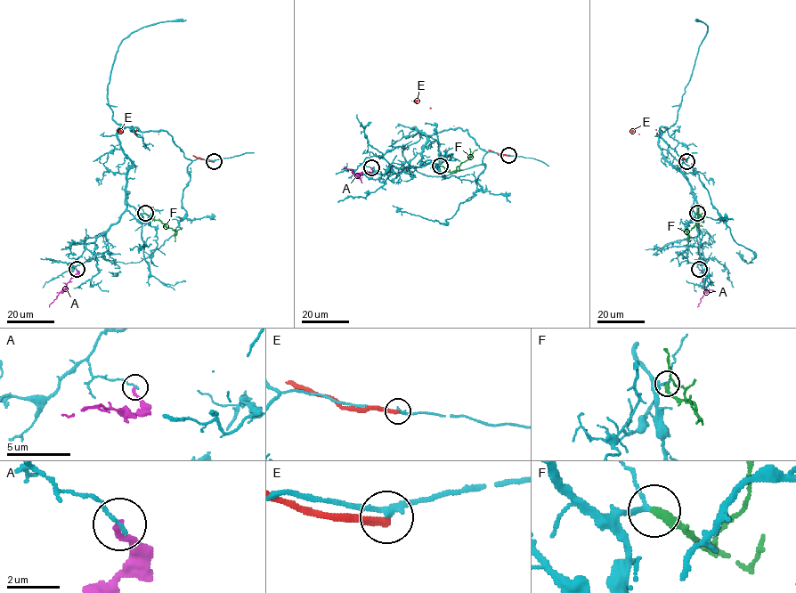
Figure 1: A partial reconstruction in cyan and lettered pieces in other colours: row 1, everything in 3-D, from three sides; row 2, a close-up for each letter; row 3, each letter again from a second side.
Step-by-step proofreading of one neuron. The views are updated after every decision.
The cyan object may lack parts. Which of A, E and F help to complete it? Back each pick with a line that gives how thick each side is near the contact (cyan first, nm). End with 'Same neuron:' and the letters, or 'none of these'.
F: calibres 170 and 360 nm
Same neuron: F

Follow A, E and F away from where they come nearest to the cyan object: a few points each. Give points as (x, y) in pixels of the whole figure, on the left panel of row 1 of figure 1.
A: (76, 269), (76, 273), (49, 306)
E: (214, 161), (195, 158), (136, 130), (134, 134), (117, 130)
F: (144, 214), (175, 231), (182, 228)

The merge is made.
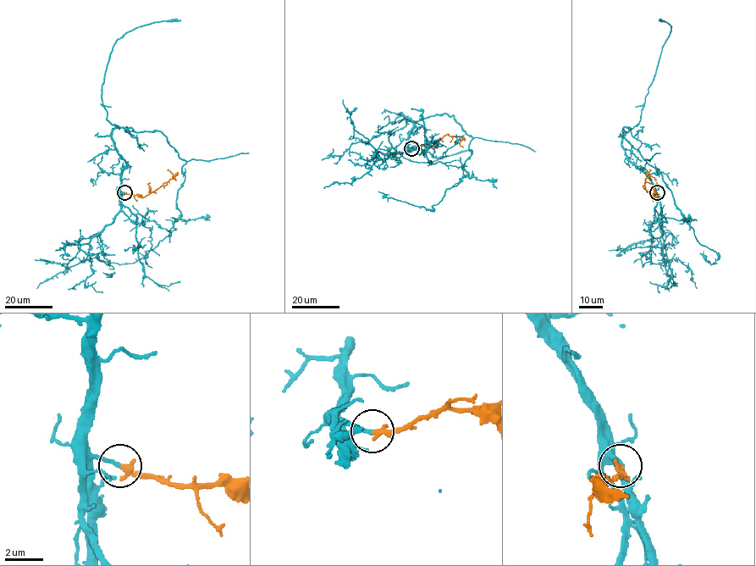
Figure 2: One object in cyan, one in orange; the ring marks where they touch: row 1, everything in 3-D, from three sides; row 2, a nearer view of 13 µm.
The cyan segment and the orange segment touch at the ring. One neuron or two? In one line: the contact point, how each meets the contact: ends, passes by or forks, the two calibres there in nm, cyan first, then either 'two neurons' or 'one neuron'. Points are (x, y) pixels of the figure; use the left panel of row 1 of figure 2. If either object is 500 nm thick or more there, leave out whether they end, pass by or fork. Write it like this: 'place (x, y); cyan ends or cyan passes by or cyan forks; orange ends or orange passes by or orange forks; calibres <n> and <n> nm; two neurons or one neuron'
place (124, 192); cyan ends; orange ends; calibres 200 and 320 nm; one neuron

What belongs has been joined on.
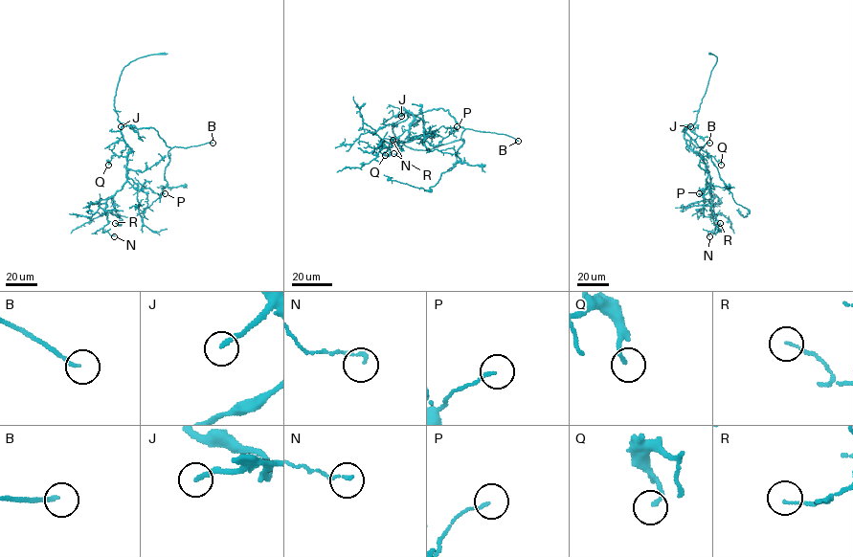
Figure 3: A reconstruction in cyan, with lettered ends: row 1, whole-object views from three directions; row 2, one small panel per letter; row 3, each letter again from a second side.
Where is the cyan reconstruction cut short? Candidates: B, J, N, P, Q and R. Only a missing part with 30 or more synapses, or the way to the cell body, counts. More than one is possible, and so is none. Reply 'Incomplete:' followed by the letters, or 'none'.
Incomplete: B, J

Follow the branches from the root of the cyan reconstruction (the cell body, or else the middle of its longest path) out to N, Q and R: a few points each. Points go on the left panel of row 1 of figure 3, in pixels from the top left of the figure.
N: (141, 128), (123, 125), (121, 130), (130, 148), (126, 181), (107, 200), (108, 223), (102, 228), (114, 236)
Q: (141, 128), (122, 127), (121, 133), (130, 151), (126, 157), (113, 155), (108, 165)
R: (141, 128), (123, 125), (121, 130), (130, 152), (126, 181), (113, 197), (123, 219), (120, 226), (115, 223)

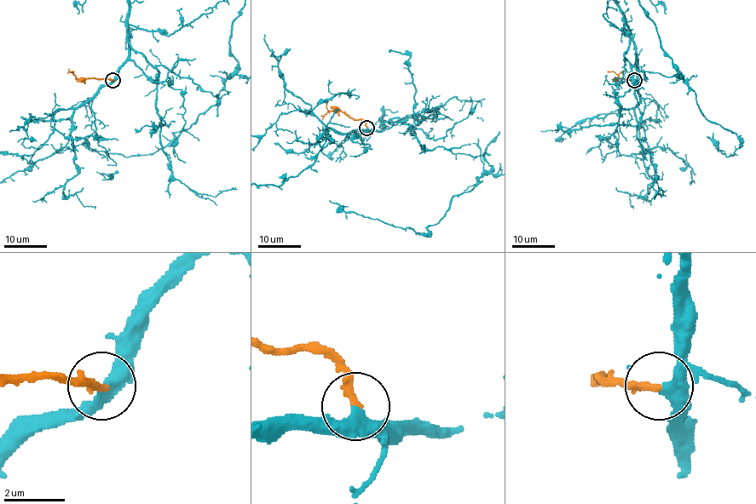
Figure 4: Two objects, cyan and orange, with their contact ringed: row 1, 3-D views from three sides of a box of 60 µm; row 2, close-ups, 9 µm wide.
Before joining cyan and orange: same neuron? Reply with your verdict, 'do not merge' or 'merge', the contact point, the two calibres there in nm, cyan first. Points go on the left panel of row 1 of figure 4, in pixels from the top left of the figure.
merge; place (112, 80); calibres 320 and 280 nm

